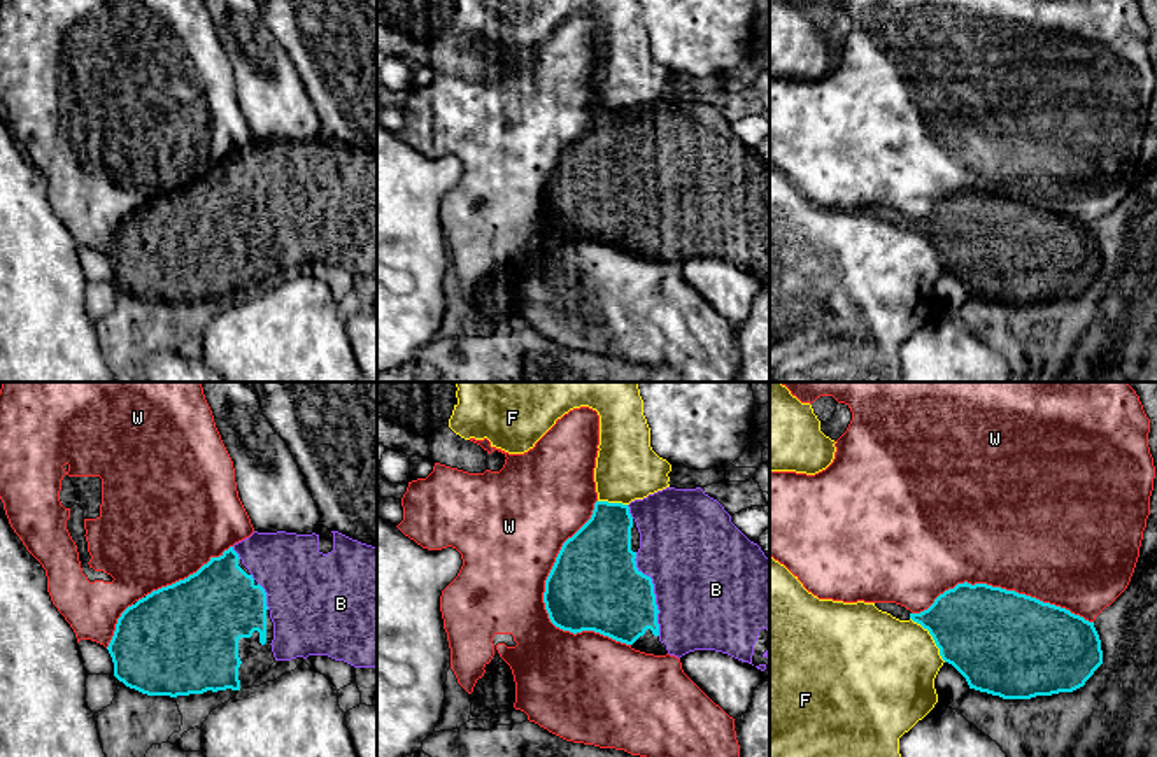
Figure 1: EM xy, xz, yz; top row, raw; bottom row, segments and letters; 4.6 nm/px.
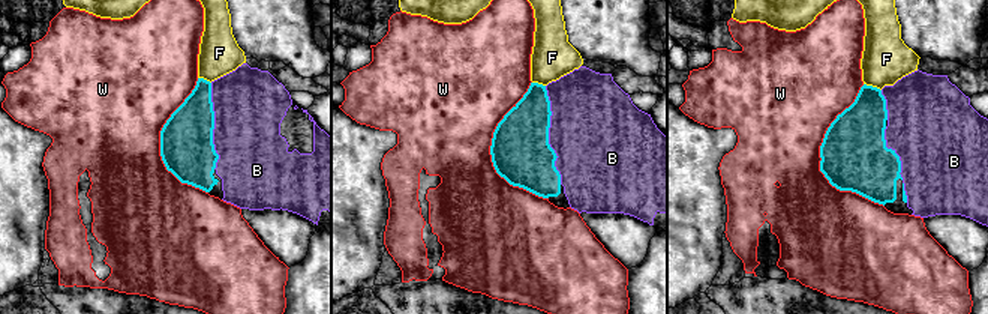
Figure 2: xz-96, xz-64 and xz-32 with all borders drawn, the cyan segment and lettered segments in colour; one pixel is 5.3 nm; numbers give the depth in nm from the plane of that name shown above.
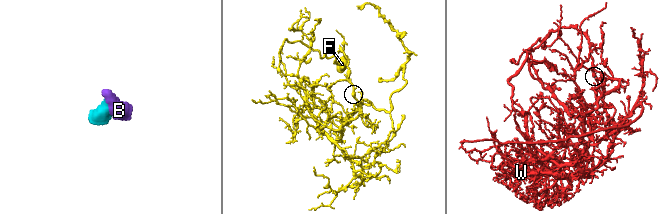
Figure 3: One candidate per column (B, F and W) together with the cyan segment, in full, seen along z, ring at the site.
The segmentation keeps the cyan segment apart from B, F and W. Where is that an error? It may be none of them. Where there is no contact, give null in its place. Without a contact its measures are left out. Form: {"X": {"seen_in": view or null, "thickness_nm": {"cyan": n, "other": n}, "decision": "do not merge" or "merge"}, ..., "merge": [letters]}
{"B": {"seen_in": "xz", "thickness_nm": {"cyan": 400, "other": 480}, "decision": "merge"}, "F": {"seen_in": "yz", "thickness_nm": {"cyan": 440, "other": 440}, "decision": "do not merge"}, "W": {"seen_in": "xz", "thickness_nm": {"cyan": 420, "other": 400}, "decision": "do not merge"}, "merge": ["B"]}

